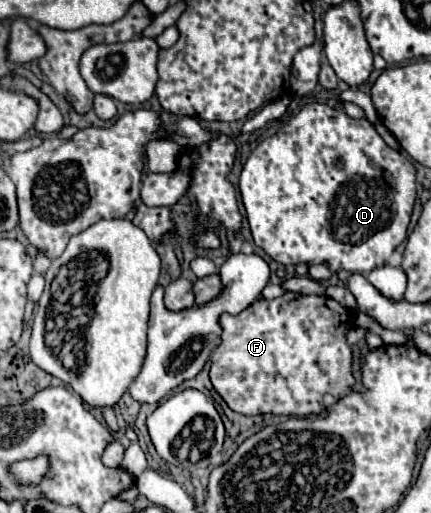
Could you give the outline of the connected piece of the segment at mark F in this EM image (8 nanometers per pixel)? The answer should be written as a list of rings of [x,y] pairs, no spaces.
[[[285,292],[279,298],[255,300],[249,308],[239,314],[223,312],[219,324],[223,328],[221,344],[211,352],[209,378],[219,396],[227,402],[233,412],[245,416],[273,414],[273,416],[317,416],[325,412],[323,398],[327,394],[341,400],[351,392],[355,378],[351,374],[353,350],[347,344],[347,332],[355,322],[353,310],[341,306],[329,296],[305,296],[297,292]]]

